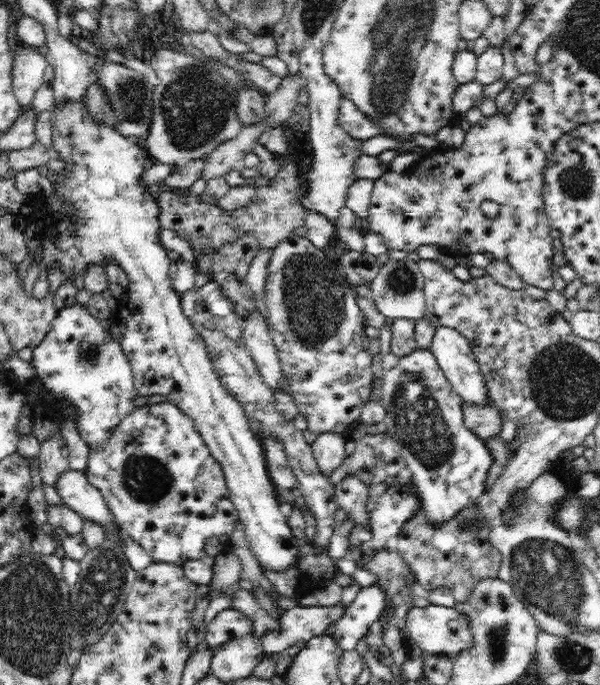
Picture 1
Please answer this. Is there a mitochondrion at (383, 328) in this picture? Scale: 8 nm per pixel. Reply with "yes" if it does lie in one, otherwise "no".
no

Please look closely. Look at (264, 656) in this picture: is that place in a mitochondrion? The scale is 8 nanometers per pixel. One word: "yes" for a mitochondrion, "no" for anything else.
no

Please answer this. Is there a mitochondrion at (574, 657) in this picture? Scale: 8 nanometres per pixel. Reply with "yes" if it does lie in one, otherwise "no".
yes

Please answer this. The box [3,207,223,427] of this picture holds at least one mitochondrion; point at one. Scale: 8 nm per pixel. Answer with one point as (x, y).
(88, 353)

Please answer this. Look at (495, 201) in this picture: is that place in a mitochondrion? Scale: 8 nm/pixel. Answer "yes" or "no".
no

